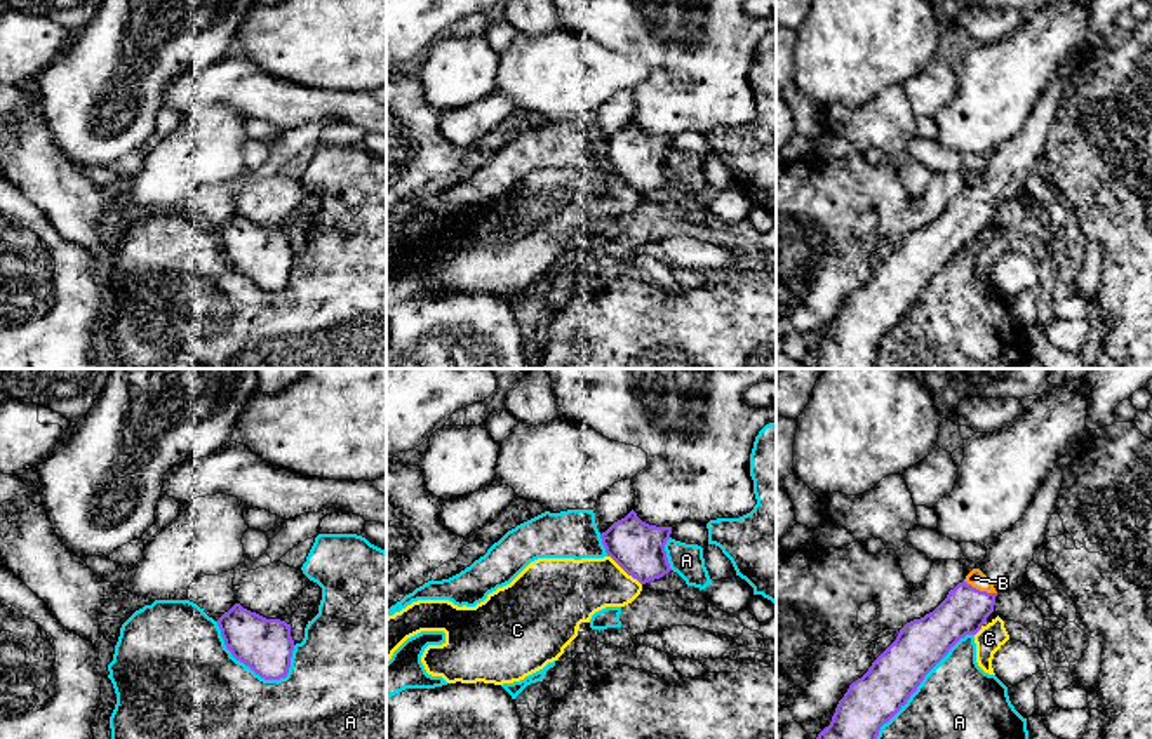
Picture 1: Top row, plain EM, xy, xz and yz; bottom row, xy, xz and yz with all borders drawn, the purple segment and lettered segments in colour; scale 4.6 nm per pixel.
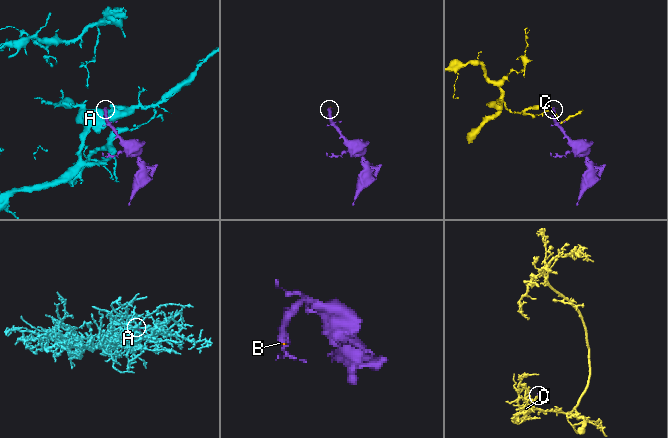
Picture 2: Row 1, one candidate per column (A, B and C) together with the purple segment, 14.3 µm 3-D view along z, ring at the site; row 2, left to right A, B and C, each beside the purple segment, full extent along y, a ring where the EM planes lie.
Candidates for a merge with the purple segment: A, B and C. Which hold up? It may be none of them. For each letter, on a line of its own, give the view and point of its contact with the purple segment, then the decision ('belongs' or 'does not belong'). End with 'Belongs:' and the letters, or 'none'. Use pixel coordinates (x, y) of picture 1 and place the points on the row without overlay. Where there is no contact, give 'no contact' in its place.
A: yz (914, 301) | does not belong
B: yz (978, 200) | belongs
C: xz (625, 181) | does not belong
Belongs: B

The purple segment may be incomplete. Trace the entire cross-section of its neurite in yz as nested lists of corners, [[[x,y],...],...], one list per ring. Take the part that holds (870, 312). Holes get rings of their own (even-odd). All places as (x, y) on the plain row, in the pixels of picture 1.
[[[1065,64],[1037,99],[1023,127],[987,156],[987,165],[929,224],[907,233],[896,250],[853,292],[832,332],[800,369],[875,369],[879,341],[917,301],[924,287],[966,245],[976,245],[994,223],[995,207],[1020,200],[1063,94]]]

